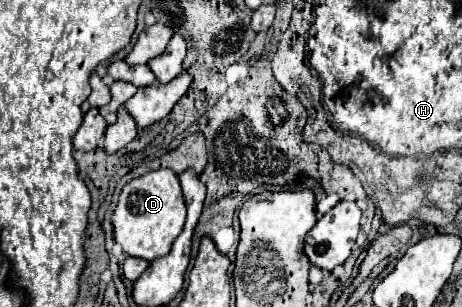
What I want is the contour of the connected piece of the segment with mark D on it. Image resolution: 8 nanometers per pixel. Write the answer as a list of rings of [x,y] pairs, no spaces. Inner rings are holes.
[[[157,169],[143,177],[129,181],[113,211],[115,241],[123,247],[127,255],[153,261],[171,251],[173,241],[183,231],[187,219],[187,205],[179,177],[171,169]]]

